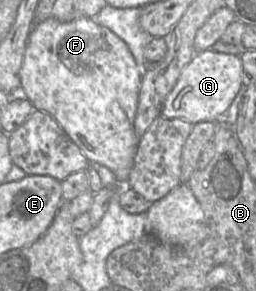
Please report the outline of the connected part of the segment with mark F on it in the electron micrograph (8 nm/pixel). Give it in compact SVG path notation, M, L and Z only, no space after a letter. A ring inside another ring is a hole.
M80 17L70 22L47 19L35 24L31 30L26 44L22 67L20 69L20 79L21 87L34 109L43 111L52 116L69 138L80 148L90 164L99 163L106 166L114 173L118 183L126 187L129 174L134 164L134 157L139 141L134 131L134 120L137 112L142 80L142 70L137 66L135 58L127 44L110 29L98 25L90 17Z

